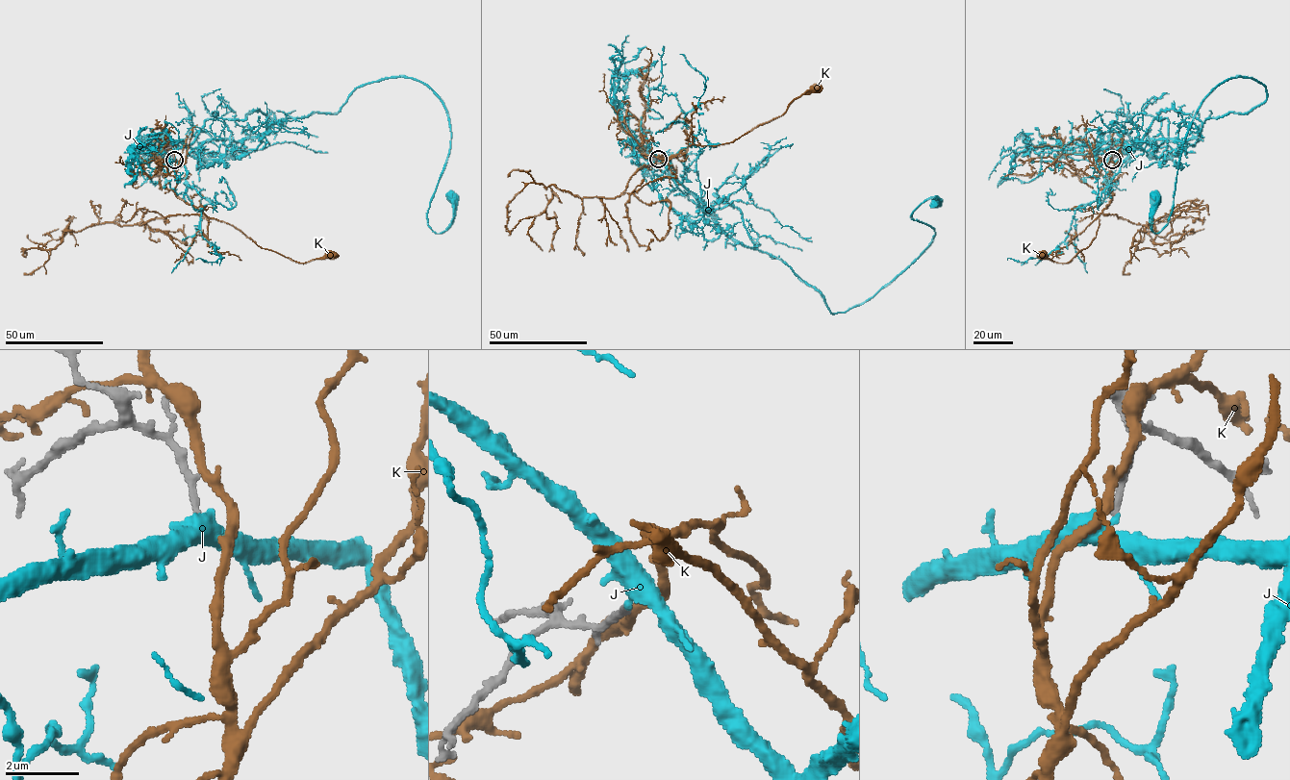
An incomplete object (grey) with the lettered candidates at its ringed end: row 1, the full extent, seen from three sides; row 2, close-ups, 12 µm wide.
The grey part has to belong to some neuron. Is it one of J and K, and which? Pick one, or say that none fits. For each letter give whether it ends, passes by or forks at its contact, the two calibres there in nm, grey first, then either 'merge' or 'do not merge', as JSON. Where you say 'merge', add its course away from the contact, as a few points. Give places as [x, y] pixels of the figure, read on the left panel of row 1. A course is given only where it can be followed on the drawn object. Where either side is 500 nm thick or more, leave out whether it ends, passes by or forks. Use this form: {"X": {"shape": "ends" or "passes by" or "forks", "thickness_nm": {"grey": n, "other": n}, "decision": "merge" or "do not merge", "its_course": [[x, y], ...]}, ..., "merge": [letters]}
{"J": {"shape": "passes by", "thickness_nm": {"grey": 170, "other": 360}, "decision": "do not merge"}, "K": {"shape": "passes by", "thickness_nm": {"grey": 260, "other": 260}, "decision": "do not merge"}, "merge": []}

